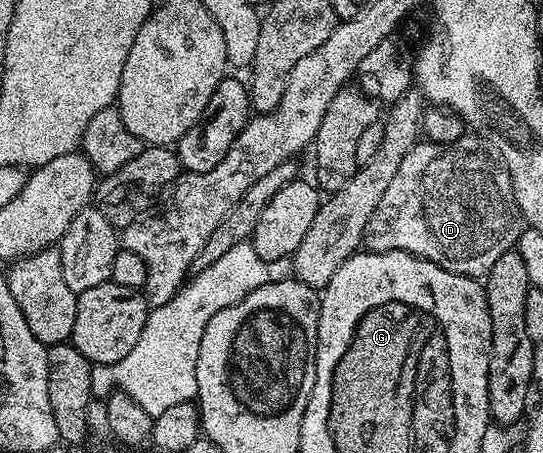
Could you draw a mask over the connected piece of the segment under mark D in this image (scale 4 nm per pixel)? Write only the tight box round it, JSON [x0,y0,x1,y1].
[364,133,525,277]

